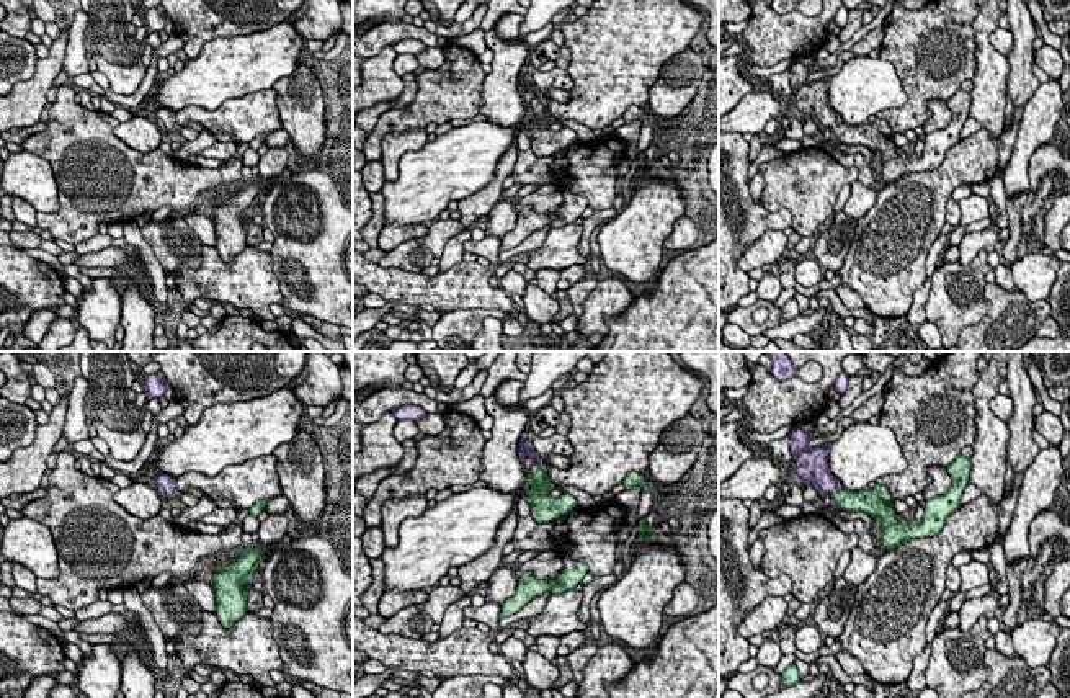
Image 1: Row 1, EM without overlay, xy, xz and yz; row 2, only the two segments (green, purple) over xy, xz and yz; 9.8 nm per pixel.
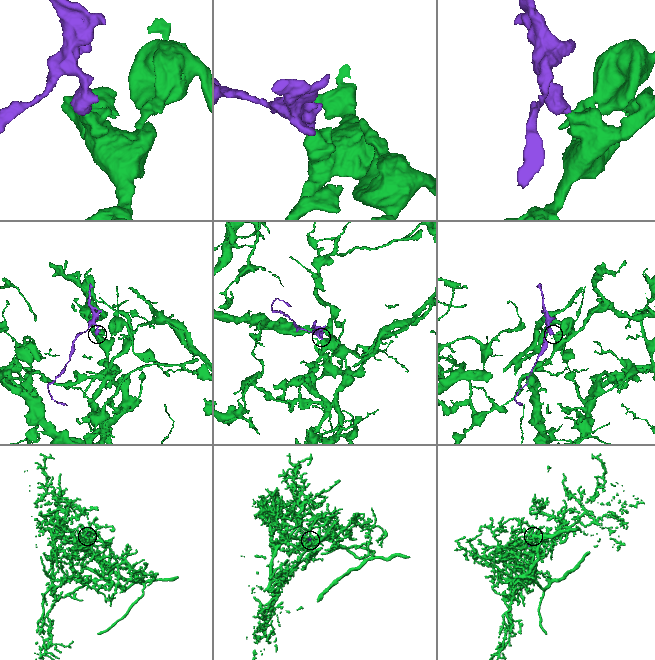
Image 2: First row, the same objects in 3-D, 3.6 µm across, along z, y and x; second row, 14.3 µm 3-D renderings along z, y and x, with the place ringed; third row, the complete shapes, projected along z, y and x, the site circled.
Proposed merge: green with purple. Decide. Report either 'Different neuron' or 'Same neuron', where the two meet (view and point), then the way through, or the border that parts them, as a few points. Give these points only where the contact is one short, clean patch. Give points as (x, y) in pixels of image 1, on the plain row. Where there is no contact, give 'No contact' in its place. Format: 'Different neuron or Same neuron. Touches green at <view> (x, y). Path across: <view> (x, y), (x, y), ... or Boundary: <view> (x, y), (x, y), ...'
Same neuron. Touches green at yz (838, 123). Path across: yz (847, 134), (838, 123), (819, 108)

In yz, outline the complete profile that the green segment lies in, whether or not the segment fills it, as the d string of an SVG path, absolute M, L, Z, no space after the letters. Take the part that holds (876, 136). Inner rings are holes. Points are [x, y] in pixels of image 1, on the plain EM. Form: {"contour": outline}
{"contour": "M794 62L791 70L791 88L796 95L794 105L802 116L812 118L818 126L830 128L836 139L846 145L864 145L881 160L881 177L885 185L915 173L938 168L947 150L961 142L961 131L969 118L972 96L969 92L957 90L947 106L952 113L949 124L923 136L925 147L920 154L898 154L892 139L889 123L877 118L874 123L849 126L841 121L840 114L828 103L828 83L809 80L809 69Z"}

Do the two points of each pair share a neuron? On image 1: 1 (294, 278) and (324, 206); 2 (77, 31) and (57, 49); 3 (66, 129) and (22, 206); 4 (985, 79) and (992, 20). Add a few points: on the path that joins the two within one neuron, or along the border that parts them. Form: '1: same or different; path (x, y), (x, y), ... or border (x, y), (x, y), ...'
1: same; path (307, 260), (311, 224)
2: different; border (69, 31), (61, 69)
3: different; border (36, 211), (38, 224)
4: same; path (985, 64), (984, 35)

